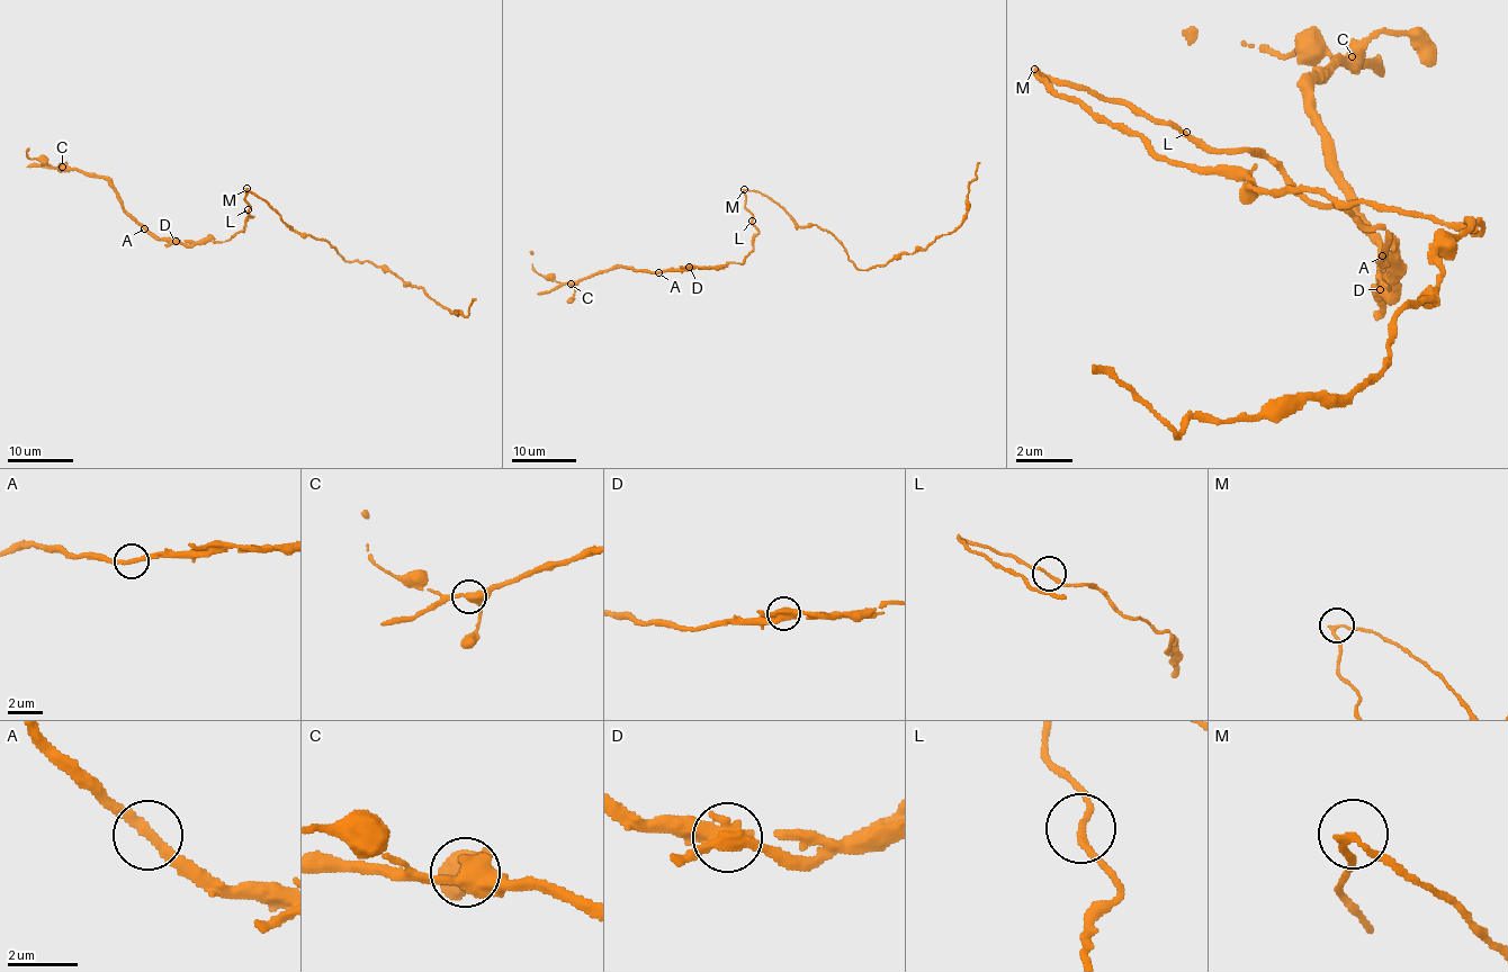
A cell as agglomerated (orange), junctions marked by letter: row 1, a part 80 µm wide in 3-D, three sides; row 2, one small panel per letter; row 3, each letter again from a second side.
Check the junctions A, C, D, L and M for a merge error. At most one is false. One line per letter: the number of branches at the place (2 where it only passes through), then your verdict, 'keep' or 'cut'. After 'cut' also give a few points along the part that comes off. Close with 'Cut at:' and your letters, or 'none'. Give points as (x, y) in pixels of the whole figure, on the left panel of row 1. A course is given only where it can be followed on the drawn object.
A: 2 branches meet; keep
C: 3 branches meet; keep
D: 3 branches meet; cut; foreign part runs (176, 241), (195, 244), (215, 239)
L: 2 branches meet; keep
M: 2 branches meet; keep
Cut at: D

